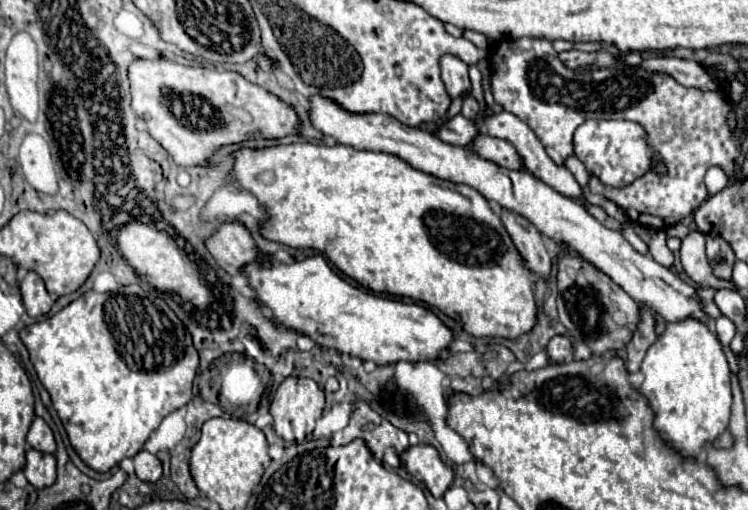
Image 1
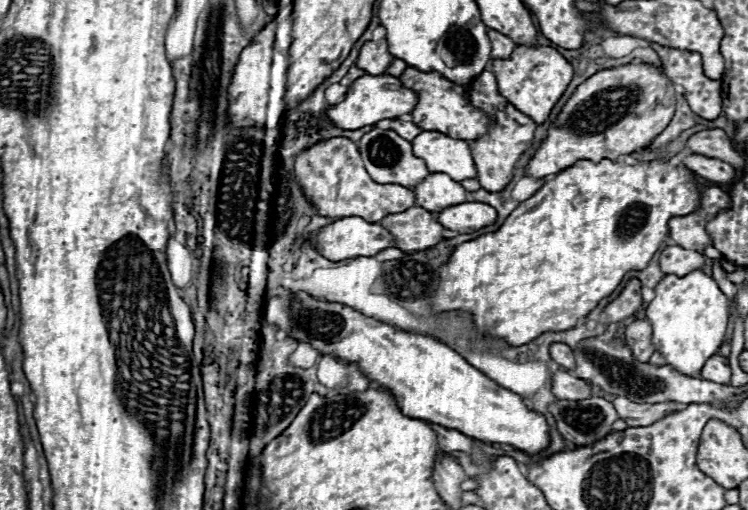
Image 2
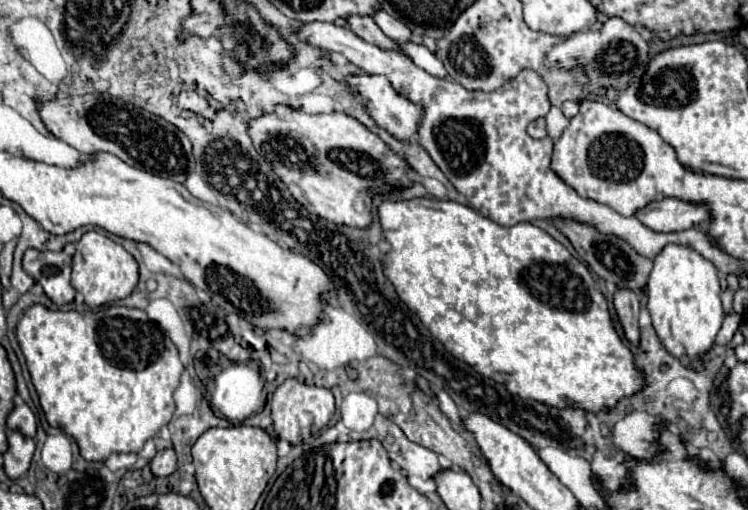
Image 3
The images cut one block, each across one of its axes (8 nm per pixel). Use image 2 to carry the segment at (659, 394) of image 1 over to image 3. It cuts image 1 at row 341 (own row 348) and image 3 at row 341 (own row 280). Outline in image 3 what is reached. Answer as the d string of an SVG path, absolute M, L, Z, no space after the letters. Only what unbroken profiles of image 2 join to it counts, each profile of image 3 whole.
M670 244L654 258L646 290L646 308L652 316L652 326L668 354L678 360L702 360L702 356L716 346L714 338L724 320L720 304L722 290L714 264L692 248Z

